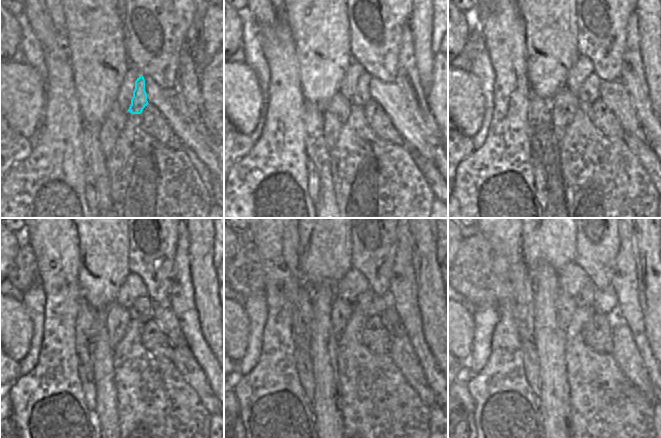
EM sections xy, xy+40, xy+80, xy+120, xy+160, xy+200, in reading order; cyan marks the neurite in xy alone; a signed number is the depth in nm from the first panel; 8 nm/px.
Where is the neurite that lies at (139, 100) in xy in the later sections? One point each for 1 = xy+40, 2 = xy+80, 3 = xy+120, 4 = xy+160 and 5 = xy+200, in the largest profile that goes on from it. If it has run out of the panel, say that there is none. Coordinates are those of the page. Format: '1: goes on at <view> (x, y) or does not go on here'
1: goes on at xy+40 (362, 95)
2: goes on at xy+80 (589, 91)
3: goes on at xy+120 (142, 309)
4: goes on at xy+160 (363, 303)
5: goes on at xy+200 (587, 296)

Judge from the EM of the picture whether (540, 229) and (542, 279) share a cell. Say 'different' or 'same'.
different

